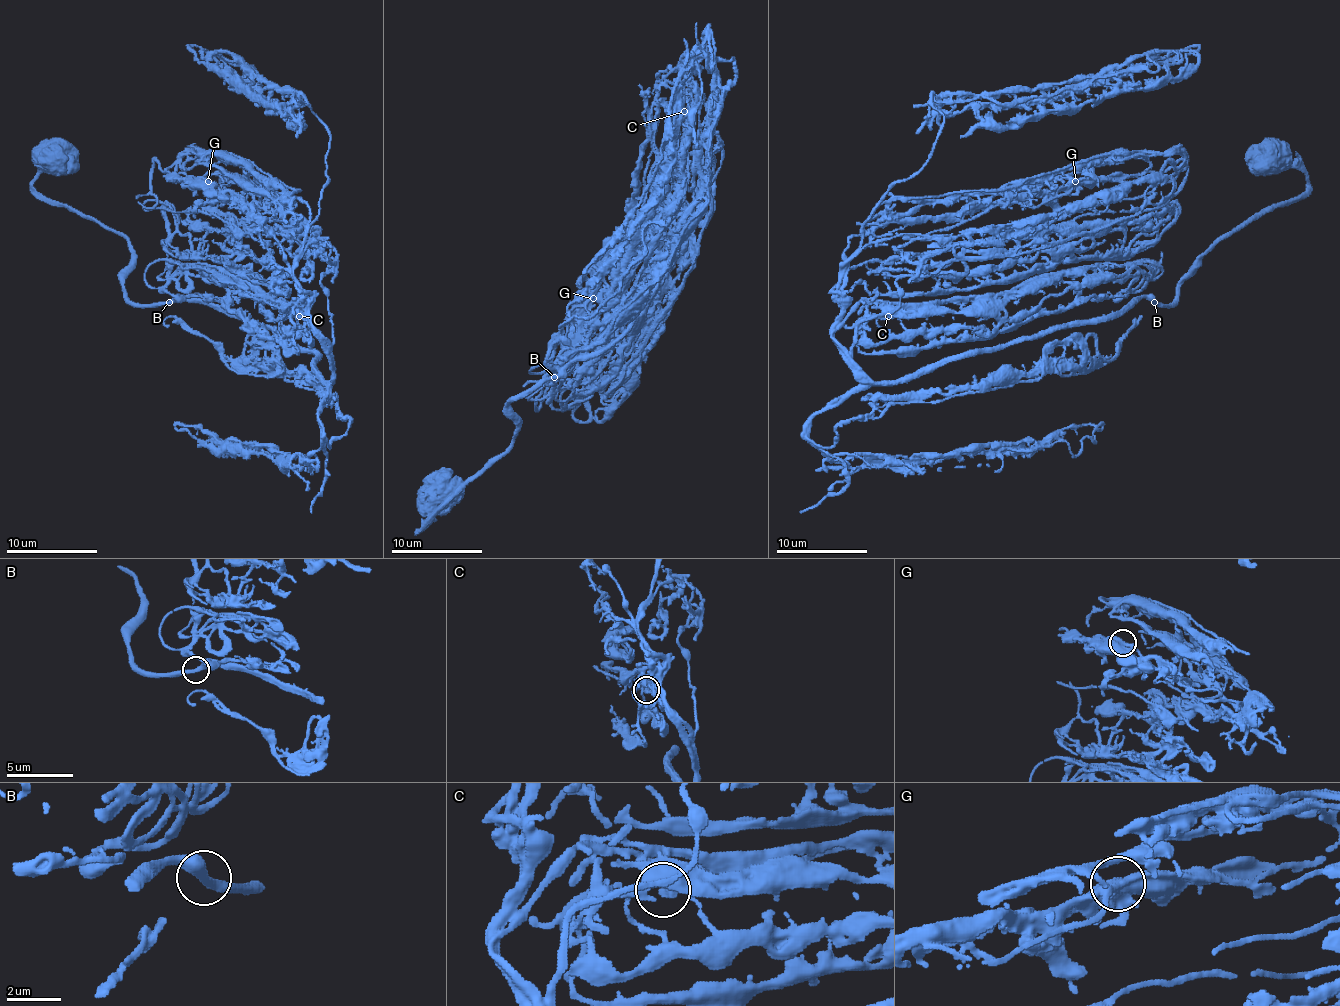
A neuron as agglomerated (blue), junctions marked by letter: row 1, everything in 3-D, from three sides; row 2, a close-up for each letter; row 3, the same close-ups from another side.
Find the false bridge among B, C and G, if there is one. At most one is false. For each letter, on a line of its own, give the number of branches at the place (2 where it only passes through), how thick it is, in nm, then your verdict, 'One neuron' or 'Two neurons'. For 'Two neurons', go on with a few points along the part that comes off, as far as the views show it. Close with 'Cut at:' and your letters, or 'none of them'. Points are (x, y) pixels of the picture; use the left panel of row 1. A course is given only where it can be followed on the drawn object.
B: Branches: 2. Thickness 340 nm. One neuron
C: Branches: 2. Thickness 280 nm. One neuron
G: Branches: 1. Thickness 800 nm. One neuron
Cut at: none of them

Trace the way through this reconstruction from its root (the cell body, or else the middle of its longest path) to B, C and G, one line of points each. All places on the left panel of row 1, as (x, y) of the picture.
B: (54, 158), (31, 185), (127, 240), (132, 272), (125, 279), (125, 294), (132, 301), (168, 301)
C: (54, 158), (31, 185), (127, 240), (132, 301), (218, 304), (330, 381), (298, 315)
G: (54, 158), (31, 185), (127, 240), (132, 301), (218, 304), (310, 349), (330, 381), (280, 242), (207, 180)

